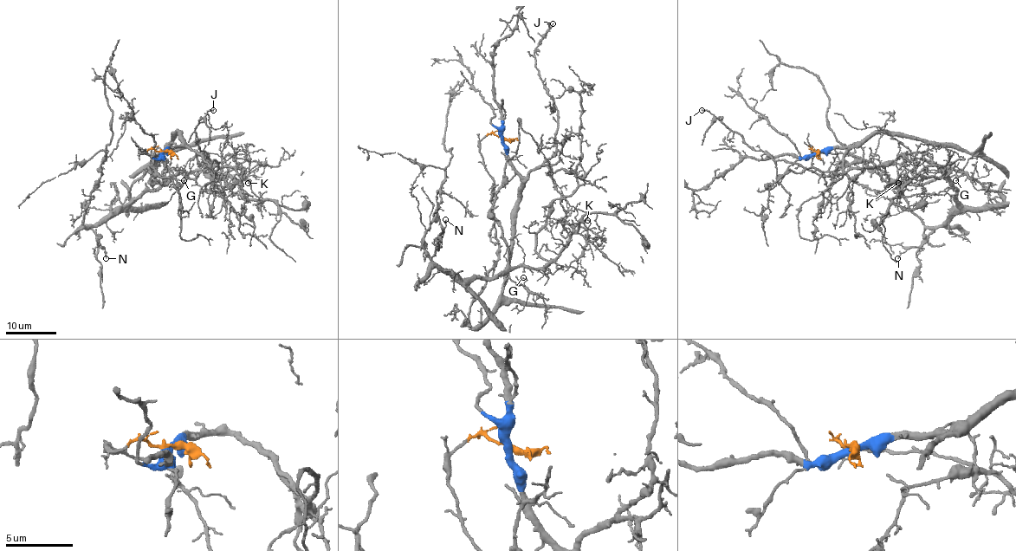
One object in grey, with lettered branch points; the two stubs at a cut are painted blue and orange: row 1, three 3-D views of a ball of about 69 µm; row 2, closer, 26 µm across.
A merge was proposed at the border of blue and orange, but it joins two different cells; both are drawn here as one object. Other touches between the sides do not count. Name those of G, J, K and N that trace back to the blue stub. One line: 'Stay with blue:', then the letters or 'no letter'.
Stay with blue: J

